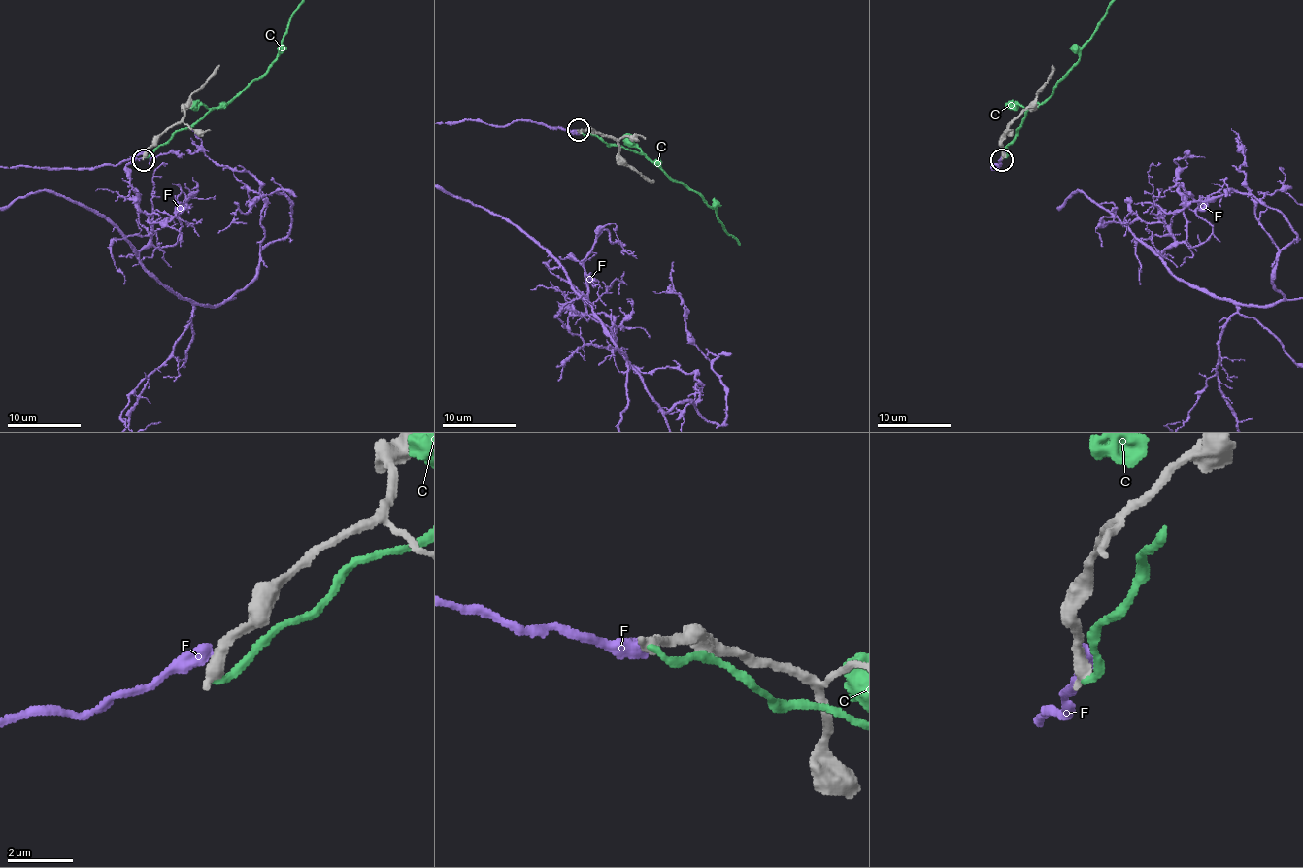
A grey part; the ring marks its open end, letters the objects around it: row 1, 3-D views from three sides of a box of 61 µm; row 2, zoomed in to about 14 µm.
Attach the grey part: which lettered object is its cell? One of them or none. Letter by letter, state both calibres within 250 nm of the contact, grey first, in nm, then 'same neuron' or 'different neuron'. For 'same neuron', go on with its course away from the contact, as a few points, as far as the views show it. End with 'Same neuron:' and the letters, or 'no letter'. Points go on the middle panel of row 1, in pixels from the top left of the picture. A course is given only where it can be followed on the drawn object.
C: calibres 440 and 200 nm; different neuron
F: calibres 480 and 550 nm; different neuron
Same neuron: no letter

